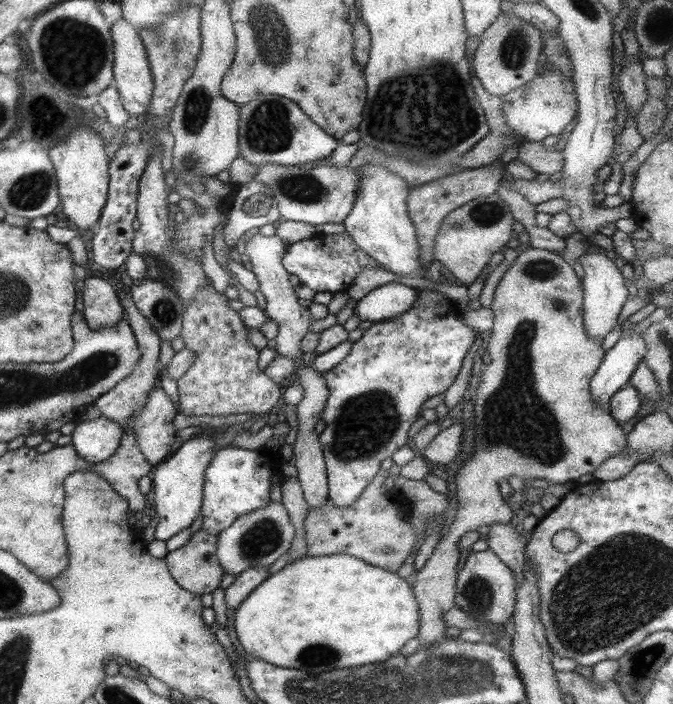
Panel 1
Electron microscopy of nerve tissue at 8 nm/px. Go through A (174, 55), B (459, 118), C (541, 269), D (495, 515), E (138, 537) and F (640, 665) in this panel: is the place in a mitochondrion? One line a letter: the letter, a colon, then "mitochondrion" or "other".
A: mitochondrion
B: mitochondrion
C: mitochondrion
D: other
E: other
F: mitochondrion

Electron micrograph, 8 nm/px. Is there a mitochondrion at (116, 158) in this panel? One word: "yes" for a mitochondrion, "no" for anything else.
no

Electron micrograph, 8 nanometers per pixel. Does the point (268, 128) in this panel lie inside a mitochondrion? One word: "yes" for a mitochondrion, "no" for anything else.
yes

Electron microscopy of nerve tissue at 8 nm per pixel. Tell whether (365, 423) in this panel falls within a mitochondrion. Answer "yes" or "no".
yes

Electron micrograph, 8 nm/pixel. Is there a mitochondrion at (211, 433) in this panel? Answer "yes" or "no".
no

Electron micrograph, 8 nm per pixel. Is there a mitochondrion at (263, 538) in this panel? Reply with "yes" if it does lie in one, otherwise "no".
yes

